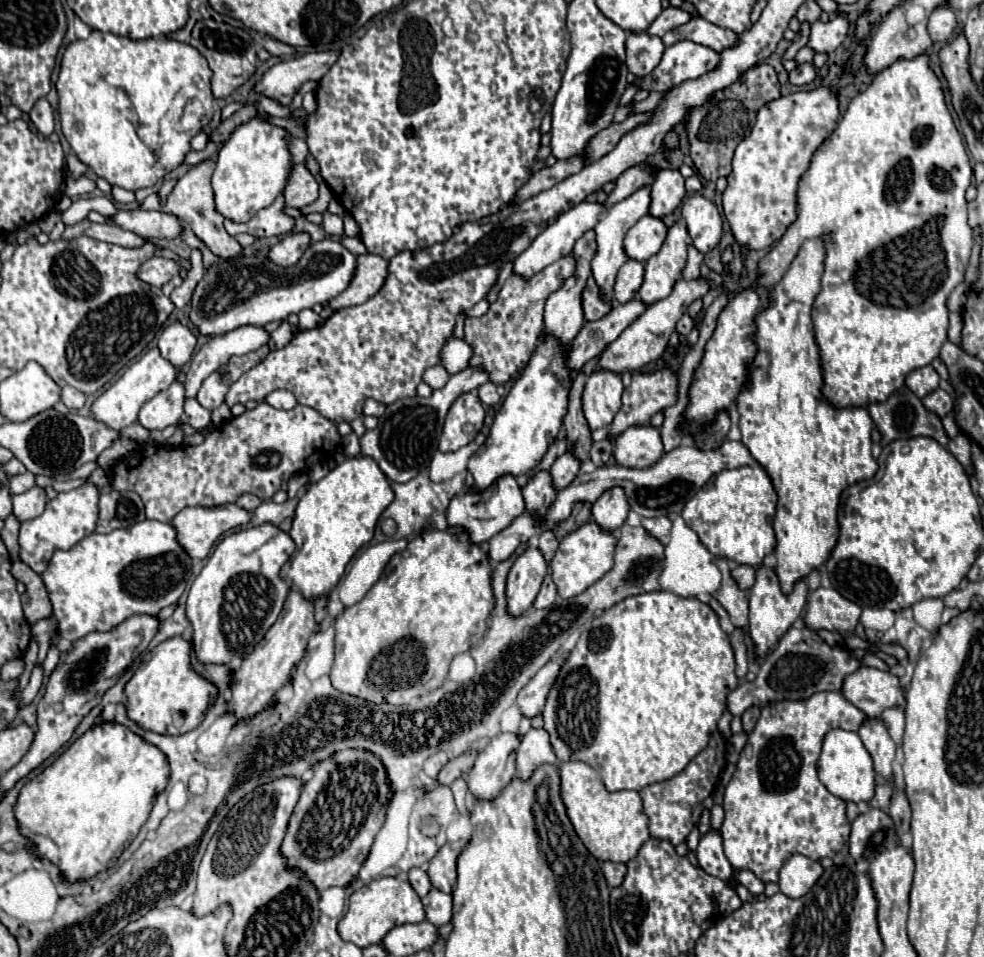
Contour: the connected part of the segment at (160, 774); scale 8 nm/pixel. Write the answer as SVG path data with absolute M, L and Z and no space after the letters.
M117 723L91 727L67 751L63 751L51 767L23 785L14 807L19 831L31 841L31 853L39 859L47 857L61 869L65 881L85 881L111 869L123 849L137 837L141 825L149 817L157 791L163 791L169 779L169 765L157 747L145 743L139 735Z

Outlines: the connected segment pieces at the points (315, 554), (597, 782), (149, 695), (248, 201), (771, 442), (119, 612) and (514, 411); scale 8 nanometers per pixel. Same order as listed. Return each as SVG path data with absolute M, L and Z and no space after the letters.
M363 455L351 457L339 467L335 467L333 471L329 471L323 479L311 485L307 493L299 499L293 525L289 531L289 537L295 541L295 551L289 557L289 561L281 567L281 579L287 581L293 589L297 589L305 599L325 597L339 583L353 555L373 539L377 519L391 505L391 501L393 501L393 491L387 483L387 477L377 467L377 463L369 457L363 457Z
M583 761L561 763L557 767L561 777L561 801L567 815L575 827L575 833L587 847L587 851L599 861L627 863L631 861L639 847L649 839L647 815L637 791L615 791L609 793L599 777L599 773Z
M177 637L159 643L125 685L127 717L139 727L159 735L183 735L195 729L215 695L213 683L189 667L189 641Z
M255 117L249 123L237 127L229 141L223 143L217 155L217 167L213 173L215 211L235 223L247 223L255 213L269 207L275 197L283 191L289 169L293 165L287 151L287 131L269 125Z
M821 239L805 241L797 257L793 259L789 271L777 283L771 293L773 305L763 309L757 317L757 359L751 373L751 389L741 391L737 399L739 429L743 433L743 443L755 461L767 471L771 483L777 491L777 513L773 519L773 529L777 537L775 573L781 583L781 591L789 595L793 585L805 579L811 571L817 571L827 563L839 535L839 497L841 493L859 481L873 479L877 473L877 461L871 455L871 427L873 421L865 407L857 409L835 409L827 403L821 393L821 363L819 349L813 335L811 305L819 291L819 279L823 271L825 249Z
M151 519L127 529L113 529L105 535L87 535L69 551L57 551L49 561L49 567L41 573L53 603L53 617L59 621L59 635L69 641L77 641L91 631L111 631L133 615L157 615L159 609L179 601L191 575L193 559L179 545L175 527L171 523Z
M545 337L535 349L529 365L521 371L521 377L513 383L507 399L497 411L487 441L471 455L467 471L473 477L471 491L483 493L489 489L499 477L513 475L521 477L531 473L549 445L557 437L565 411L567 411L567 395L571 387L571 373L565 369L565 357L561 345L553 337Z

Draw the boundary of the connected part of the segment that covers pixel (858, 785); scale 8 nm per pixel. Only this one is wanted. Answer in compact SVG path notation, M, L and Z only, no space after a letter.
M833 729L827 733L823 741L823 751L817 763L819 779L821 783L839 799L843 801L869 801L875 795L875 771L873 771L873 761L865 745L861 743L861 737L853 731L845 729Z

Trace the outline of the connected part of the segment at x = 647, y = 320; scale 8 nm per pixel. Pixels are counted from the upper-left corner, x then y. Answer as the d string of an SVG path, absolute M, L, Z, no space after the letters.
M679 279L671 291L669 297L653 303L637 321L633 321L621 335L619 339L615 339L599 357L597 361L597 369L607 369L607 371L613 371L617 375L623 375L623 373L633 373L633 371L639 371L641 367L657 361L667 343L669 343L669 337L671 333L675 331L675 323L681 319L681 315L687 311L687 307L703 297L707 293L707 281L705 279L695 279L695 281L685 281L685 279Z

